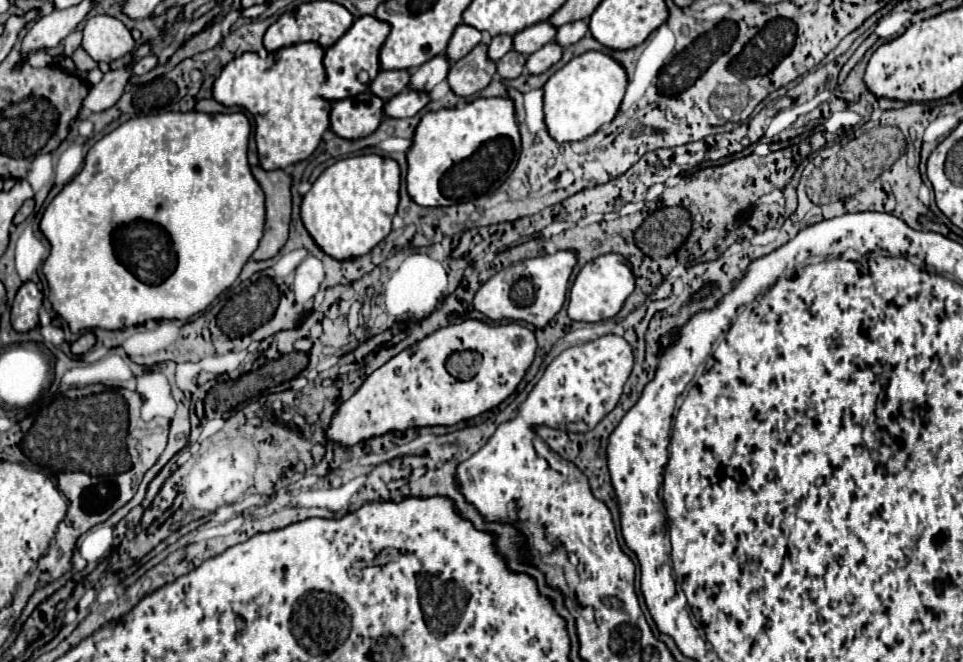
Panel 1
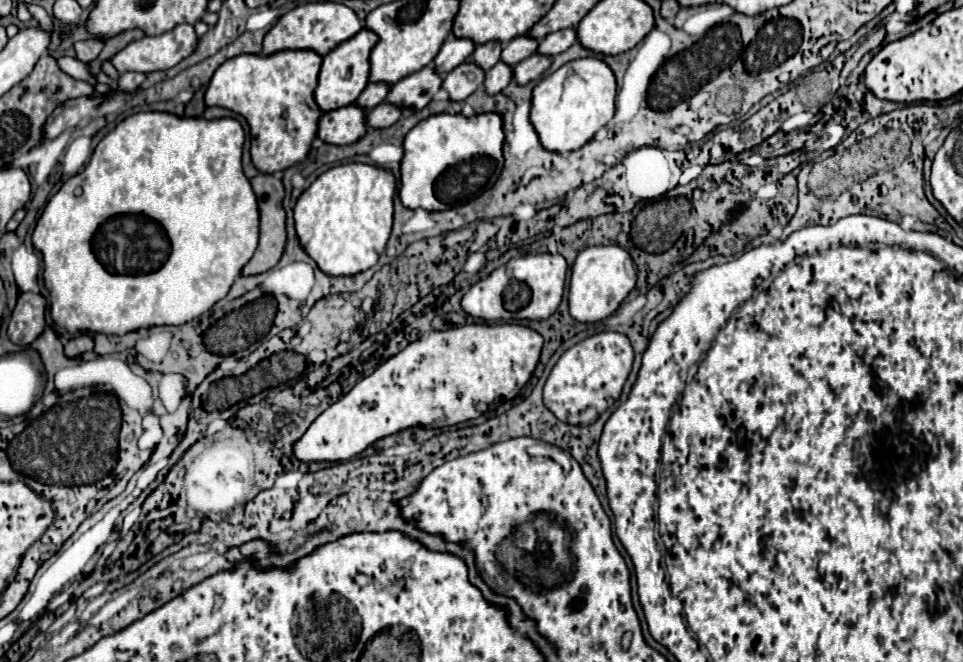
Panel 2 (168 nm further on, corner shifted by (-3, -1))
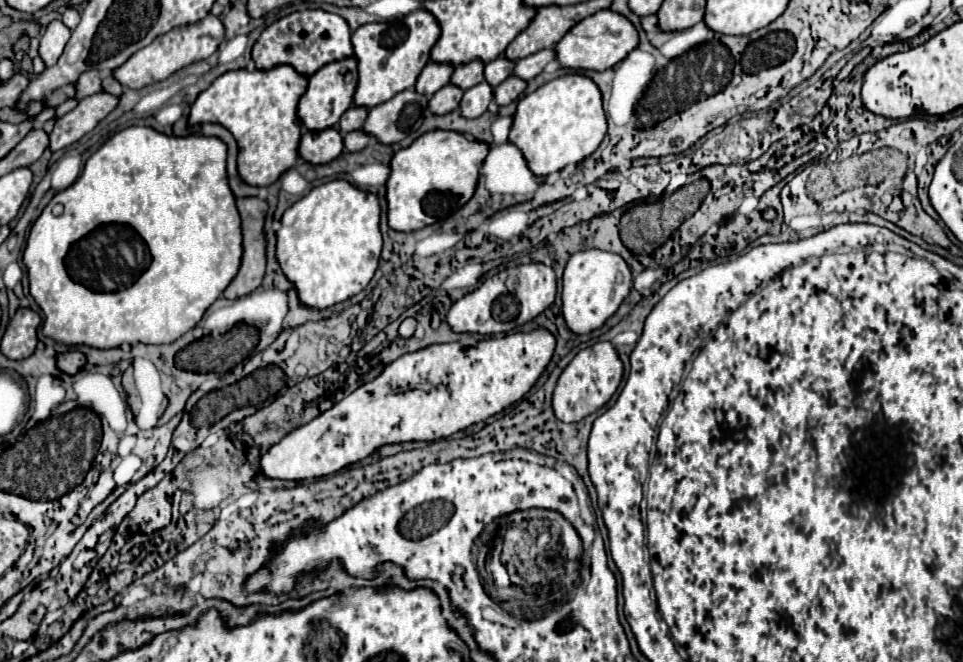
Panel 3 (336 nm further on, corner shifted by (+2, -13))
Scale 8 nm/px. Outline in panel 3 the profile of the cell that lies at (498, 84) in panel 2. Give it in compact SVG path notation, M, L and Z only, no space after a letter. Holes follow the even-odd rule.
M481 82L481 84L465 90L461 104L459 104L461 116L463 118L481 116L487 110L487 106L491 104L491 100L493 100L493 88L487 82Z

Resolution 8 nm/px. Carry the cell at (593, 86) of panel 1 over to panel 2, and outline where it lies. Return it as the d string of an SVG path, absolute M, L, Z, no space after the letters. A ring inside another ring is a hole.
M580 58L564 64L548 78L542 78L532 94L532 126L546 150L566 152L582 148L612 120L616 98L616 76L602 58Z

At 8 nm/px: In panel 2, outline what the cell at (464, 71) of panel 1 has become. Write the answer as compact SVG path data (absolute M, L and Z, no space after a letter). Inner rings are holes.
M464 62L444 76L442 88L446 88L452 100L466 100L482 86L484 74L486 72L480 70L480 66L476 66L474 62Z

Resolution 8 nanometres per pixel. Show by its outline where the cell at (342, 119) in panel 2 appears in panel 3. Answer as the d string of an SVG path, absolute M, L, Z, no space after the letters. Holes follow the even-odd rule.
M305 130L299 142L299 156L309 164L327 164L343 152L343 138L339 130Z

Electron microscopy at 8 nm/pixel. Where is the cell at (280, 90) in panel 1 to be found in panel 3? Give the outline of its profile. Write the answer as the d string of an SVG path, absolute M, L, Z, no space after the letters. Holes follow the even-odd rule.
M275 66L271 70L235 70L219 76L207 90L203 90L191 106L189 124L205 124L215 122L225 126L239 146L237 170L243 182L251 186L271 186L283 172L295 166L299 154L299 138L301 138L301 122L297 118L297 102L307 90L307 78L297 74L291 66Z

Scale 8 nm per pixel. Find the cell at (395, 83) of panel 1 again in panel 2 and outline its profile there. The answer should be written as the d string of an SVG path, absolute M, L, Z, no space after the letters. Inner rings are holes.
M370 82L370 84L364 88L364 92L360 94L360 98L358 98L356 102L358 102L362 108L372 110L374 106L378 106L380 102L386 100L390 88L392 88L392 86L386 84L386 82Z

